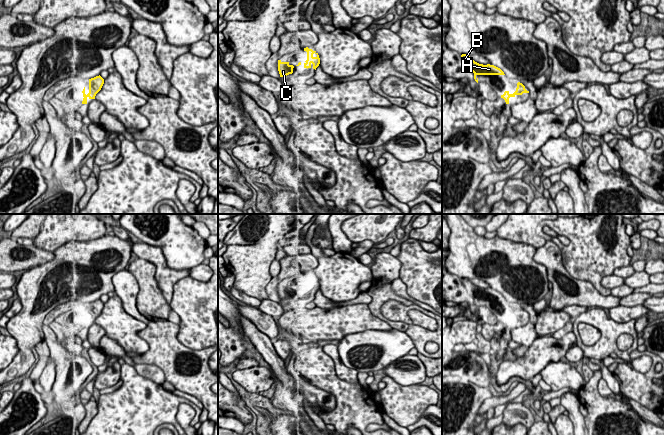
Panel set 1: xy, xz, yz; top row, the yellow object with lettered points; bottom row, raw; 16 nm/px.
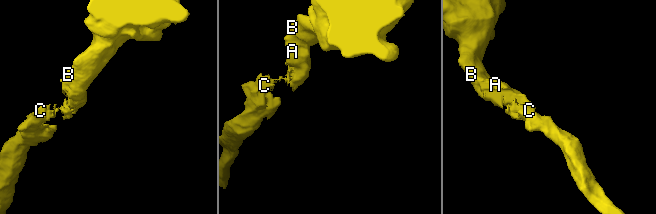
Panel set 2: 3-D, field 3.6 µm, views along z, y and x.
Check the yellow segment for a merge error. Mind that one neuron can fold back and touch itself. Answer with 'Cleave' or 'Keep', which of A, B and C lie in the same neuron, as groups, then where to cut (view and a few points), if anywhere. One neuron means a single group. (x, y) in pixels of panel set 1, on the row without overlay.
Keep. Groups: A B C. No split

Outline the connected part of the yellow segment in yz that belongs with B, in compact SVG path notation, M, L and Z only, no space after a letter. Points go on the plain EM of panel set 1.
M462 278L461 282L468 292L474 297L474 303L477 307L477 299L505 299L500 292L490 288L479 288L475 286L469 279Z

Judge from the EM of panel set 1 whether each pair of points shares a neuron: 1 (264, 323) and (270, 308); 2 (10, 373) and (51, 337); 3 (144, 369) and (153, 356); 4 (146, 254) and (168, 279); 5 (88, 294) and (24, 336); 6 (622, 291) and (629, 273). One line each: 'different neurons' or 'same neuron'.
1: different neurons
2: different neurons
3: different neurons
4: same neuron
5: same neuron
6: same neuron

